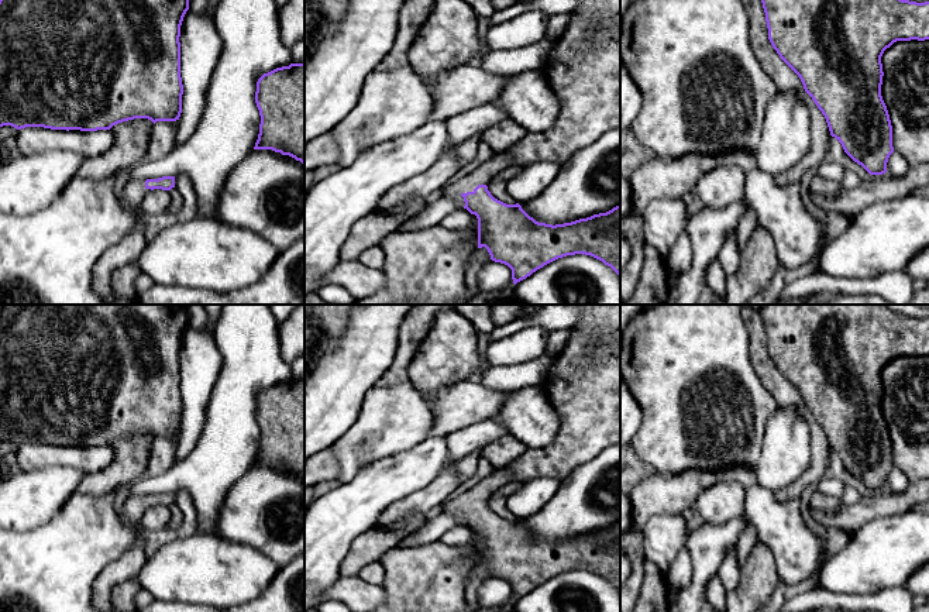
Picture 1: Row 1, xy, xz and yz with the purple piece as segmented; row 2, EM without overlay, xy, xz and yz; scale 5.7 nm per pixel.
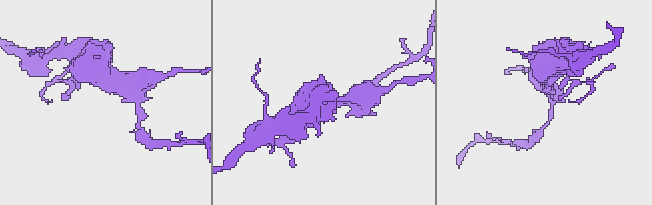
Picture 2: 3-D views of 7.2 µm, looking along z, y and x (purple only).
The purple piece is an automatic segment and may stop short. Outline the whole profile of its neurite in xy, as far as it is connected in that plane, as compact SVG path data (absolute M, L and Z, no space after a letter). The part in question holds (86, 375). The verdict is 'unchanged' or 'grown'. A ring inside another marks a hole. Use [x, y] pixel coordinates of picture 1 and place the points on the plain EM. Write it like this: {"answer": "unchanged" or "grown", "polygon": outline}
{"answer": "unchanged", "polygon": "M4 305L0 313L0 443L97 447L134 436L176 437L182 429L180 341L189 326L187 305Z"}

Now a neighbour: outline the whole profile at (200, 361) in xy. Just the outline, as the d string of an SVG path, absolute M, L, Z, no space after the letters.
M187 326L180 341L182 429L178 436L176 463L195 448L204 427L211 389L220 375L223 358L213 329Z

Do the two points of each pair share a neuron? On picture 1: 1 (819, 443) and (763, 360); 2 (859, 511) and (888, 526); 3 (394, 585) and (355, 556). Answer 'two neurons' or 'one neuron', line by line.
1: one neuron
2: two neurons
3: two neurons

